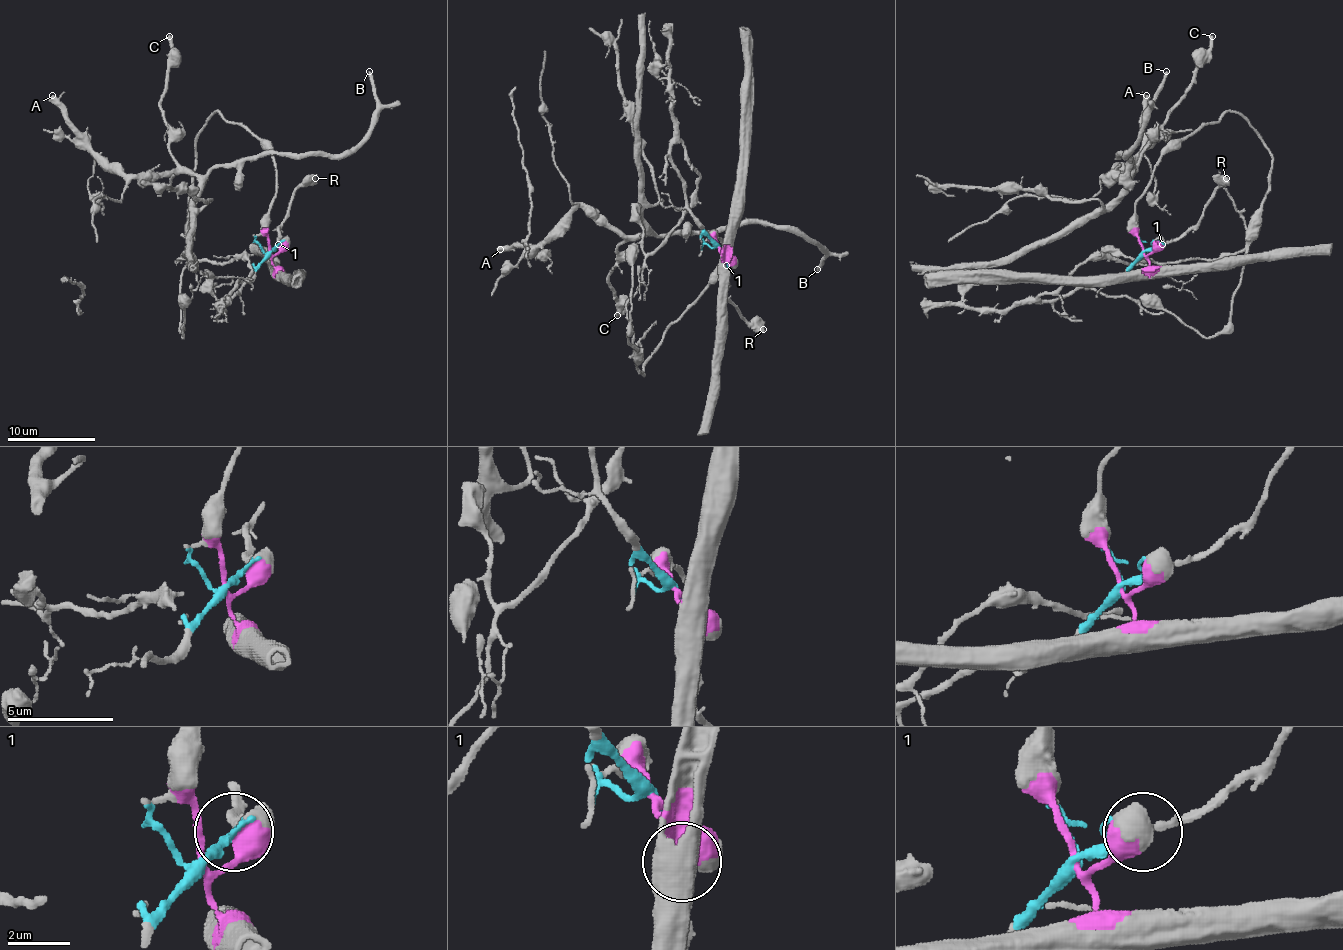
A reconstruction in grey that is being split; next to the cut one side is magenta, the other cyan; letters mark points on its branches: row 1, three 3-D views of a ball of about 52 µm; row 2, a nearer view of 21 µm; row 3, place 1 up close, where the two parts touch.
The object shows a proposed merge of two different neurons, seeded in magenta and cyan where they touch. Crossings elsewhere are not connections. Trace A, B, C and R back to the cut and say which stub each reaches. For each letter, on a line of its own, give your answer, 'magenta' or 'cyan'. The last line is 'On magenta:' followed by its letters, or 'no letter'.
A: cyan
B: cyan
C: cyan
R: cyan
On magenta: no letter

